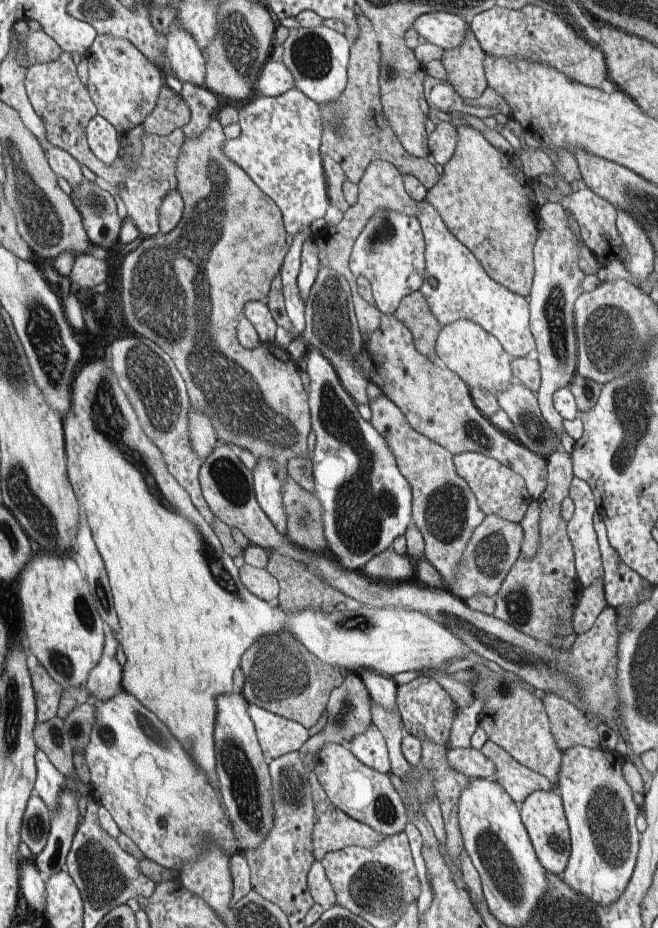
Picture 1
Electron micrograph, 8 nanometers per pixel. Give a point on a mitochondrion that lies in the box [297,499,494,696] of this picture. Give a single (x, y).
(341, 622)

